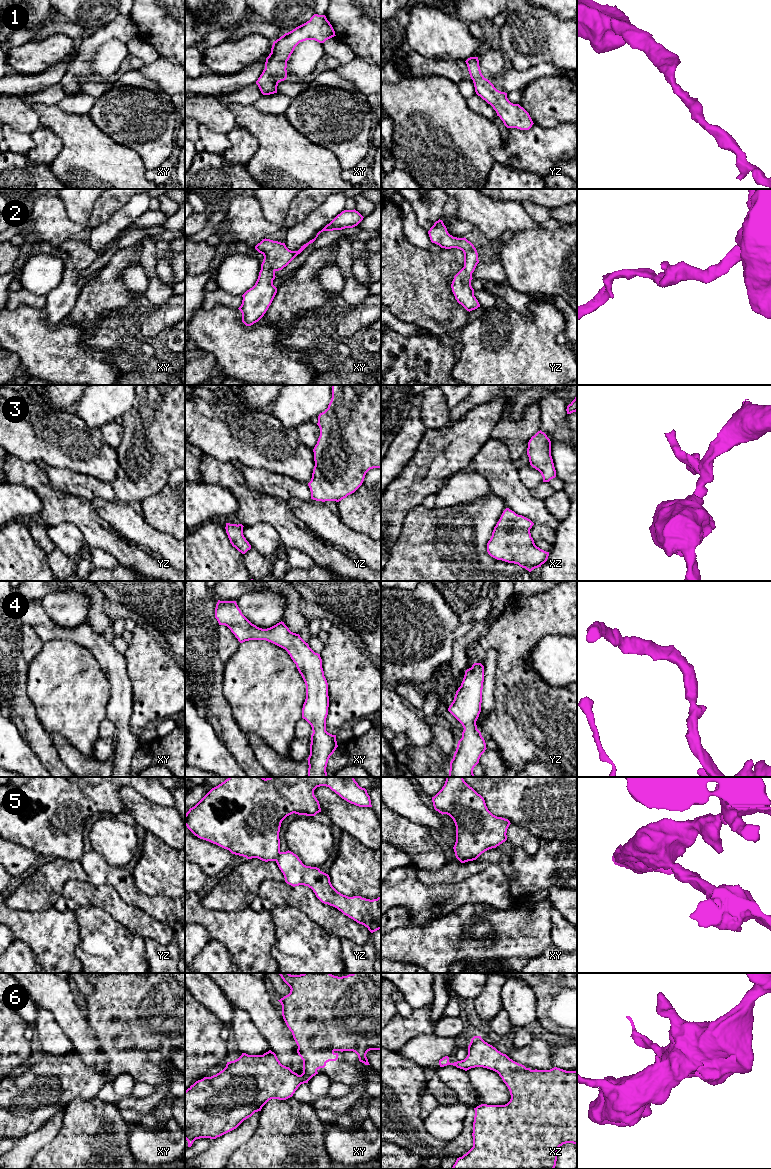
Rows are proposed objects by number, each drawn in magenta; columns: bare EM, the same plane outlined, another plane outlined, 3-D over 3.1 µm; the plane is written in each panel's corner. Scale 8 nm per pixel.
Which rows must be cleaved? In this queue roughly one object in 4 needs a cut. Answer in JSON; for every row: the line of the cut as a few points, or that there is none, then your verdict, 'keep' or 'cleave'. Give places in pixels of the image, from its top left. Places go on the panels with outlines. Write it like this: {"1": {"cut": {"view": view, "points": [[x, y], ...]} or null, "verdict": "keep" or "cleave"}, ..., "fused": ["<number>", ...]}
{"1": {"cut": null, "verdict": "keep"}, "2": {"cut": null, "verdict": "keep"}, "3": {"cut": null, "verdict": "keep"}, "4": {"cut": null, "verdict": "keep"}, "5": {"cut": {"view": "yz", "points": [[281, 852], [275, 860]]}, "verdict": "cleave"}, "6": {"cut": null, "verdict": "keep"}, "fused": ["5"]}

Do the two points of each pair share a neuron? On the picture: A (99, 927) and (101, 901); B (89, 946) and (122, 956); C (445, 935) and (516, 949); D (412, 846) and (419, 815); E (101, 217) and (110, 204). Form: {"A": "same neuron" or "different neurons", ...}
{"A": "different neurons", "B": "same neuron", "C": "same neuron", "D": "different neurons", "E": "same neuron"}

